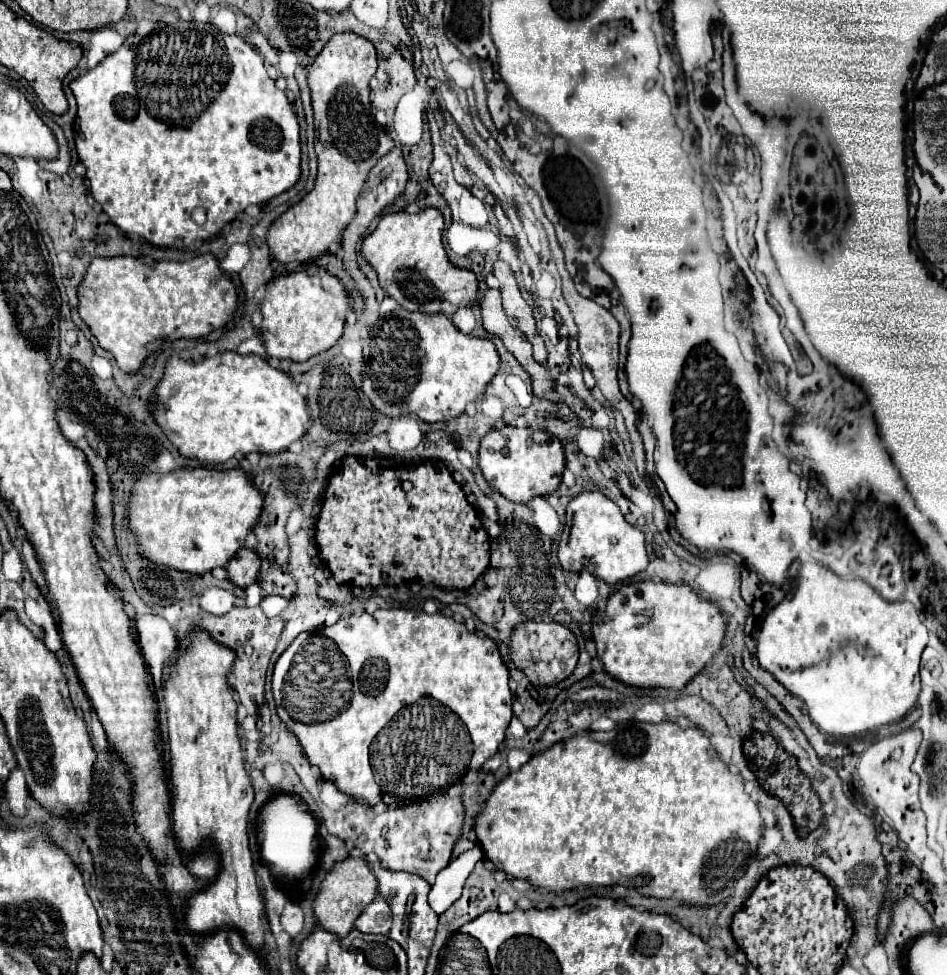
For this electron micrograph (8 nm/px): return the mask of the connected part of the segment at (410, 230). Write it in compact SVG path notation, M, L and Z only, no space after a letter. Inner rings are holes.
M423 209L415 215L401 211L381 217L377 229L363 241L363 257L377 269L381 287L407 311L443 313L451 317L477 299L479 281L471 269L455 267L443 249L443 215Z

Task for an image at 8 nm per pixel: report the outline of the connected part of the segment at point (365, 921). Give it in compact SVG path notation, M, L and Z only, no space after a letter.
M379 895L367 909L363 909L363 913L357 919L357 929L361 933L379 933L379 935L389 935L391 929L391 909L387 905L387 901L383 901L383 897Z

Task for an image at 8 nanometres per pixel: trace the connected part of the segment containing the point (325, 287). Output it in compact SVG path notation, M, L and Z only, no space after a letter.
M309 267L299 273L273 277L267 283L265 301L261 307L263 323L261 333L265 337L265 349L269 357L307 361L317 353L331 349L345 327L347 313L353 311L355 299L345 285L323 267Z

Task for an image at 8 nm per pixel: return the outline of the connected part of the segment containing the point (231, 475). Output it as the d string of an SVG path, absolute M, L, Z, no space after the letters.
M197 467L197 469L175 469L175 471L171 471L171 473L159 473L159 475L157 475L157 473L151 473L151 477L141 477L141 479L135 483L135 489L133 489L133 493L131 493L131 505L129 505L131 529L133 529L135 535L137 535L141 555L149 557L151 561L163 563L165 567L173 567L173 569L187 571L187 573L207 573L207 571L213 571L213 569L217 569L217 567L225 567L225 565L237 555L237 551L245 547L245 537L255 529L255 525L257 525L259 519L261 519L263 505L265 505L263 497L265 497L265 495L253 485L253 481L247 477L247 473L245 473L241 467L227 469L227 471Z

